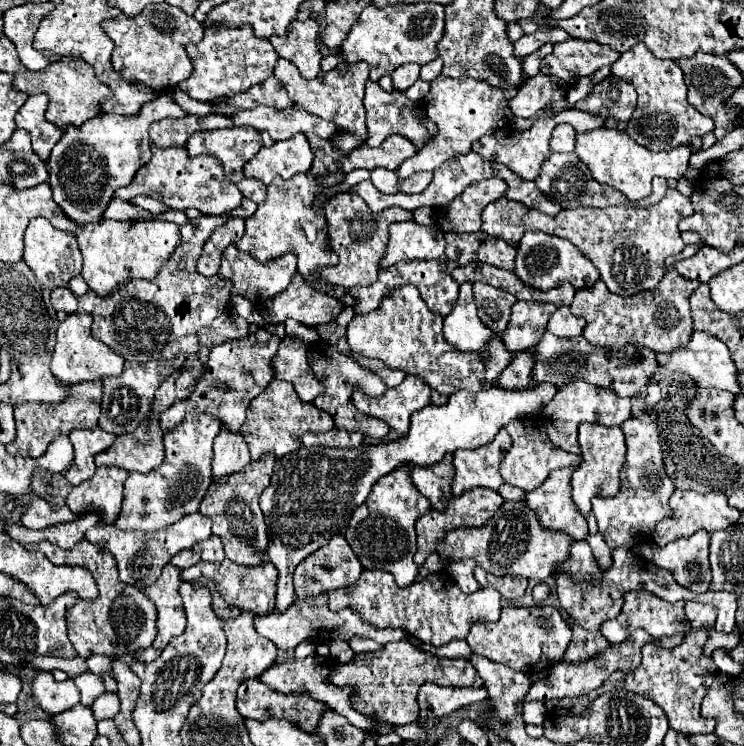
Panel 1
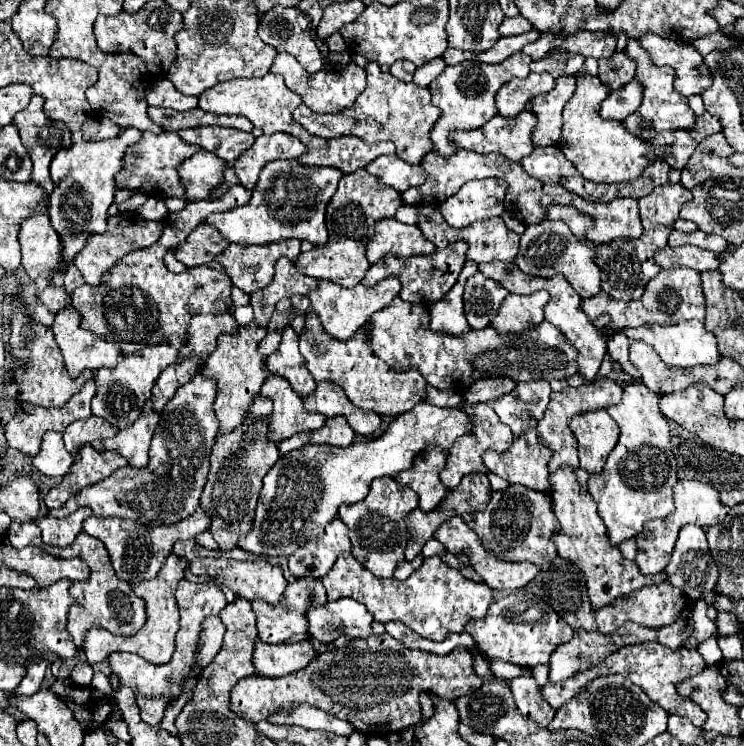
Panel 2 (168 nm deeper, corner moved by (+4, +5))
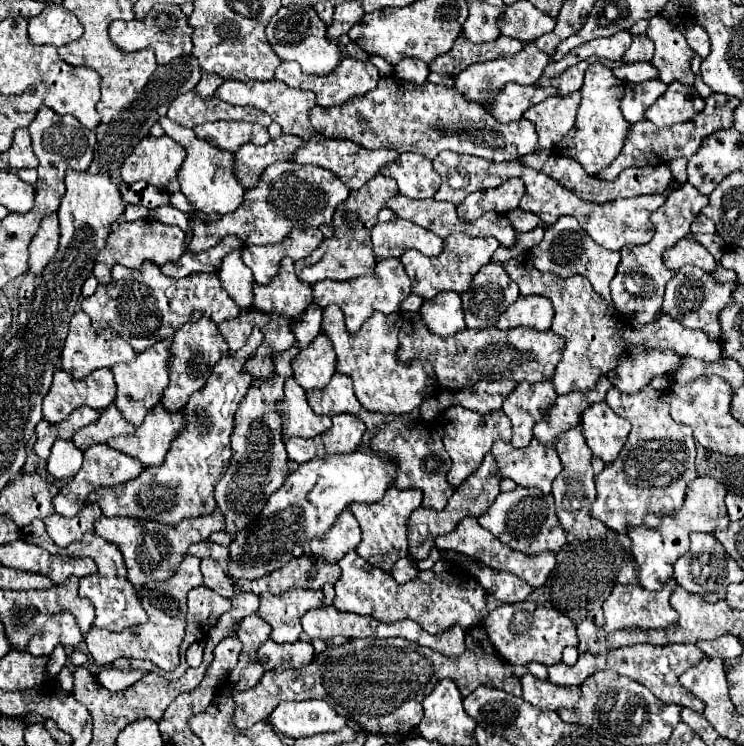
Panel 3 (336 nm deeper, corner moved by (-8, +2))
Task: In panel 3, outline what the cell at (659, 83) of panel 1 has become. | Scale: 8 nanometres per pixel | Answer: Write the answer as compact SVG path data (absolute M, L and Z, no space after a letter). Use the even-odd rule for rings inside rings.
M672 81L666 93L646 111L646 119L658 127L678 125L682 121L692 121L696 113L704 109L704 99L700 99L694 87L684 87L680 81Z

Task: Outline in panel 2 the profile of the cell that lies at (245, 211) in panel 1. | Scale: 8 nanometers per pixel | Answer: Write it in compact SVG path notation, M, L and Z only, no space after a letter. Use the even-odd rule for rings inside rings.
M236 184L218 200L192 202L186 204L186 208L180 212L170 212L164 220L164 232L154 246L150 246L148 250L134 250L132 254L126 254L124 258L120 258L120 262L116 262L116 266L112 266L112 270L102 276L100 286L94 288L84 284L72 294L72 306L82 316L80 326L108 338L110 342L116 342L122 354L134 354L144 346L154 344L170 344L174 348L180 348L186 338L188 322L194 314L228 312L232 306L232 282L226 274L212 268L190 268L184 274L172 274L164 266L162 258L170 248L176 248L180 242L184 242L188 234L204 222L208 214L244 206L250 198L252 192Z

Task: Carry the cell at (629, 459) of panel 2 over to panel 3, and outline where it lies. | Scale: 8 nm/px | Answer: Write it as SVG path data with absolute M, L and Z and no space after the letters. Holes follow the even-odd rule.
M650 385L636 395L624 395L612 387L606 395L606 403L620 417L626 417L632 423L632 431L618 459L596 475L598 497L592 503L590 513L606 527L624 535L636 525L656 529L664 517L680 509L688 483L696 479L696 441L692 437L692 429L670 417L668 393Z

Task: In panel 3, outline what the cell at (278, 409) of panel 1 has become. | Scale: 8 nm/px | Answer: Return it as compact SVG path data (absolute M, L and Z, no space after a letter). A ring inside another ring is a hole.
M290 377L284 383L284 399L278 403L284 437L314 437L332 427L330 417L316 415L306 399L306 391Z

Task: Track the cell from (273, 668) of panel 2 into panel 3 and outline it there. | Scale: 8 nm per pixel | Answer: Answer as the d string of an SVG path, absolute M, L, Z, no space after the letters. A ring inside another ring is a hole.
M268 639L258 649L258 659L264 669L302 669L304 665L312 663L314 647L306 641L278 645Z

